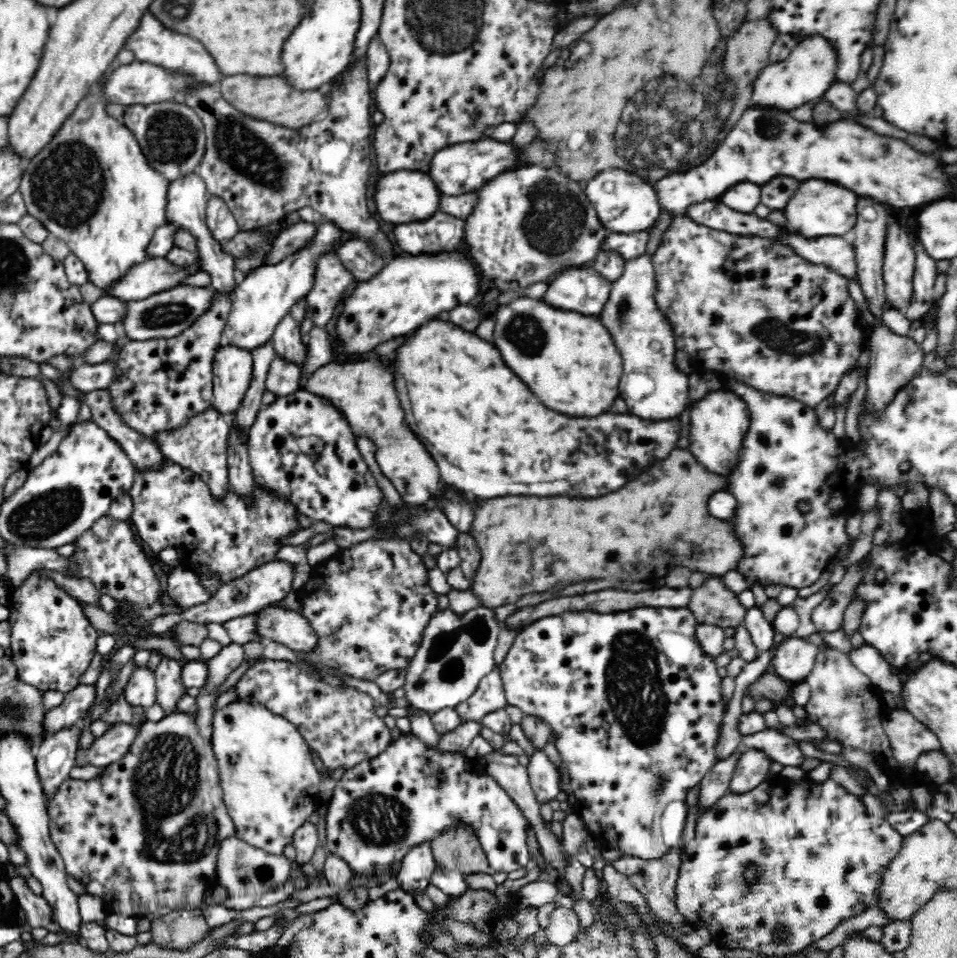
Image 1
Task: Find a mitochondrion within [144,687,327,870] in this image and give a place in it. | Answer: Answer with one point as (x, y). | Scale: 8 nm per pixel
(207, 820)

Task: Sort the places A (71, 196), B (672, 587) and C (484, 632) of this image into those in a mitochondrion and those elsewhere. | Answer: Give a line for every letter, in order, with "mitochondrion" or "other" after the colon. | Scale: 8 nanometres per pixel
A: mitochondrion
B: other
C: mitochondrion

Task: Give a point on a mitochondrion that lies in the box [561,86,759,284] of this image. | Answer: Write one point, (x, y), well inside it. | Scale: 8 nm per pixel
(737, 129)

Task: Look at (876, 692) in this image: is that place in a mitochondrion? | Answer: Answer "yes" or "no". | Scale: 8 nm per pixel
no

